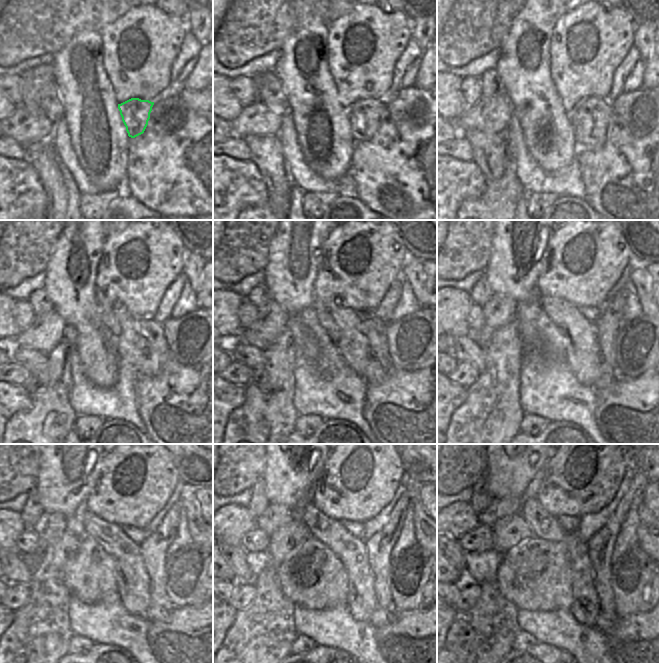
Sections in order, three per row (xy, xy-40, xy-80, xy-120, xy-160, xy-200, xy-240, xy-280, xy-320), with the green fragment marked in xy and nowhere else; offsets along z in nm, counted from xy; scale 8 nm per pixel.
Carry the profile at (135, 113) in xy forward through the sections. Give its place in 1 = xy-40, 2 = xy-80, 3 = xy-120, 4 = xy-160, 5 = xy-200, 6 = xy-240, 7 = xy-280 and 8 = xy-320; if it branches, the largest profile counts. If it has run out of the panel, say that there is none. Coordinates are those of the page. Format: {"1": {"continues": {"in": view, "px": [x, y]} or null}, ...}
{"1": {"continues": {"in": "xy-40", "px": [365, 116]}}, "2": {"continues": {"in": "xy-80", "px": [590, 117]}}, "3": {"continues": {"in": "xy-120", "px": [154, 352]}}, "4": {"continues": {"in": "xy-160", "px": [380, 367]}}, "5": {"continues": {"in": "xy-200", "px": [609, 375]}}, "6": {"continues": {"in": "xy-240", "px": [156, 612]}}, "7": {"continues": {"in": "xy-280", "px": [380, 617]}}, "8": {"continues": {"in": "xy-320", "px": [606, 623]}}}

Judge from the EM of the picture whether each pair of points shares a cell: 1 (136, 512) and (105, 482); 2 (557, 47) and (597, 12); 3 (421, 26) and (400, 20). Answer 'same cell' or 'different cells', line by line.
1: same cell
2: same cell
3: different cells

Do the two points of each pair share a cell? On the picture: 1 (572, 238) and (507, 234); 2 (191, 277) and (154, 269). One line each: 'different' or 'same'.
1: different
2: different

